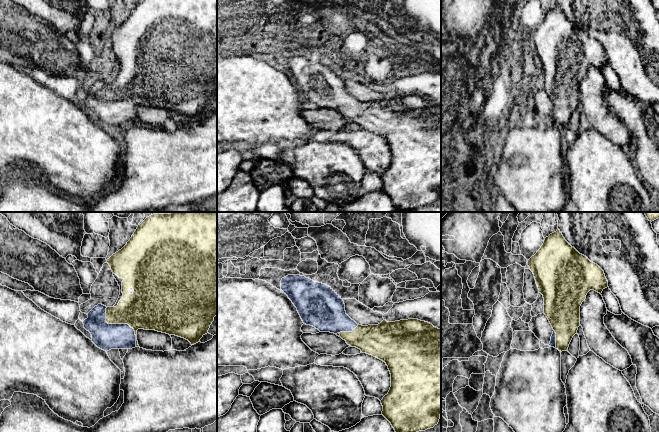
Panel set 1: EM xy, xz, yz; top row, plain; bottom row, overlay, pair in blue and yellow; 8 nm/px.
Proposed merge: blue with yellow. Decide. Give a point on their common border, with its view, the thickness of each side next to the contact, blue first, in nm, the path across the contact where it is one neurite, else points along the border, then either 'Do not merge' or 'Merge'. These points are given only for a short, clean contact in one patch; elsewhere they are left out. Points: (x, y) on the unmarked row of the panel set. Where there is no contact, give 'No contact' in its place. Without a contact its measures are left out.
Touches blue at xy (121, 100). Thickness 220 nm (blue) against 340 nm. Path across: xy (105, 112), (113, 104), (121, 100), (134, 87), (147, 84). Merge

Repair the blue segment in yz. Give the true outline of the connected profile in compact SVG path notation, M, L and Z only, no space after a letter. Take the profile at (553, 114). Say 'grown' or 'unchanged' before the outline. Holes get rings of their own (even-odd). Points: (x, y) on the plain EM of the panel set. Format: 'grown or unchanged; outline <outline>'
grown; outline M559 5L545 14L537 29L528 36L539 69L544 74L544 90L548 94L553 110L549 122L567 127L580 102L580 82L590 66L598 69L608 63L604 47L586 32L580 30L563 13Z

